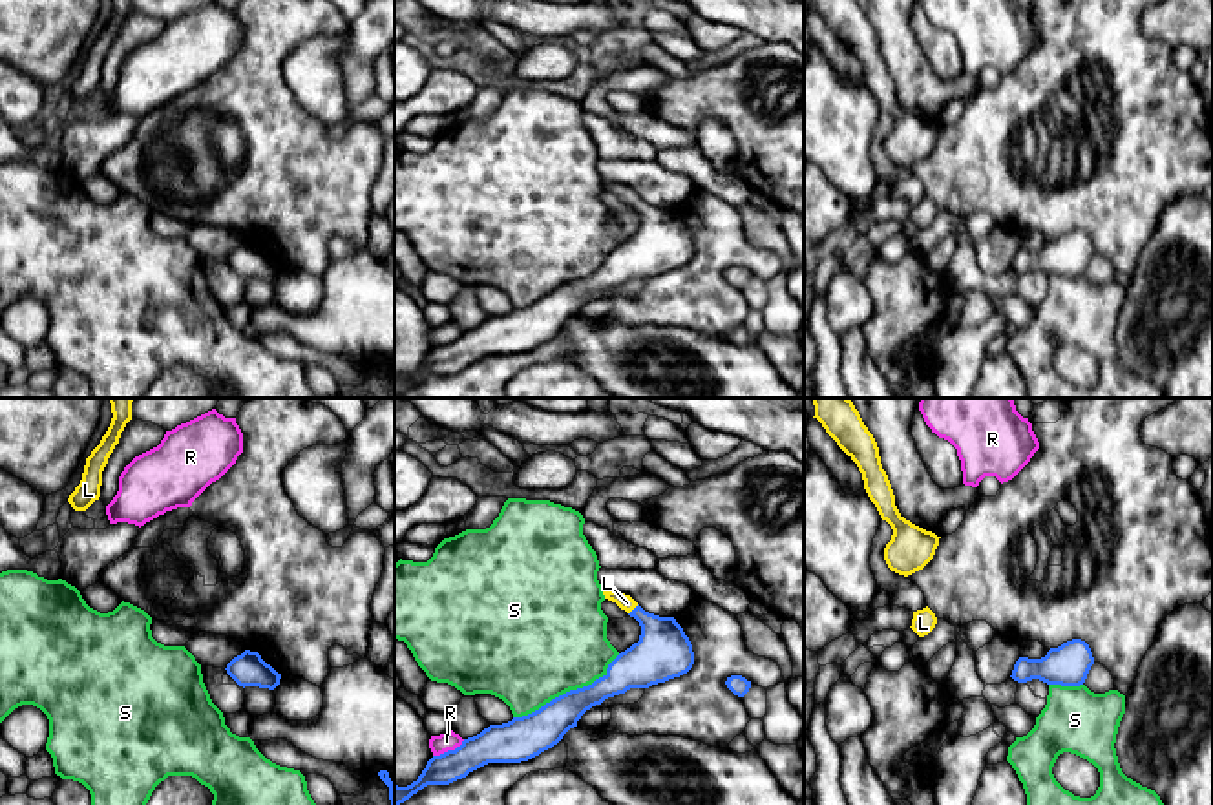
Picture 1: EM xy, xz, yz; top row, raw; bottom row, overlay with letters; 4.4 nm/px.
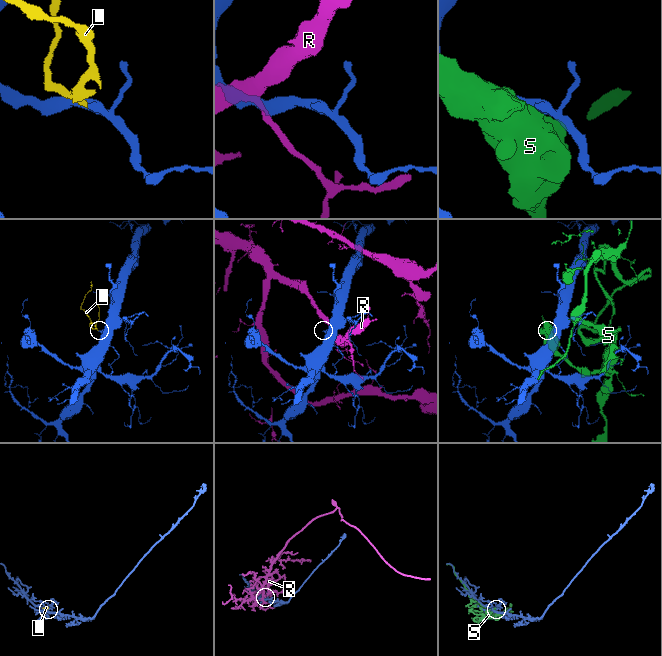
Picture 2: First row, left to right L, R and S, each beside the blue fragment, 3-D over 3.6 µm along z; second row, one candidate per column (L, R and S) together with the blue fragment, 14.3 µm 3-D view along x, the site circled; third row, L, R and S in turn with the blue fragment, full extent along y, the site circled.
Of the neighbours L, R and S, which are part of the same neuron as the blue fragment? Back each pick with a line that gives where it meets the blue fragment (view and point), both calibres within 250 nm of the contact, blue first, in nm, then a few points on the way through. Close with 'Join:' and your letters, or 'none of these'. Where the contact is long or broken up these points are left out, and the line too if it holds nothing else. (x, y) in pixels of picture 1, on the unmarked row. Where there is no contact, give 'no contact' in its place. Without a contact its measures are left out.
L: contact xz (632, 201); calibres 240 and 70 nm; way xz (664, 243), (662, 229), (632, 201), (627, 194)
Join: L

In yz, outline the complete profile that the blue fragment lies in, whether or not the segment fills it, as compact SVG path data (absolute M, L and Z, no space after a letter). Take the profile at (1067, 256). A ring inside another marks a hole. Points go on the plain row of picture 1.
M1072 230L1050 239L1041 250L1019 248L1010 268L1018 274L1039 270L1047 276L1080 277L1085 274L1092 256L1094 248L1089 235Z

